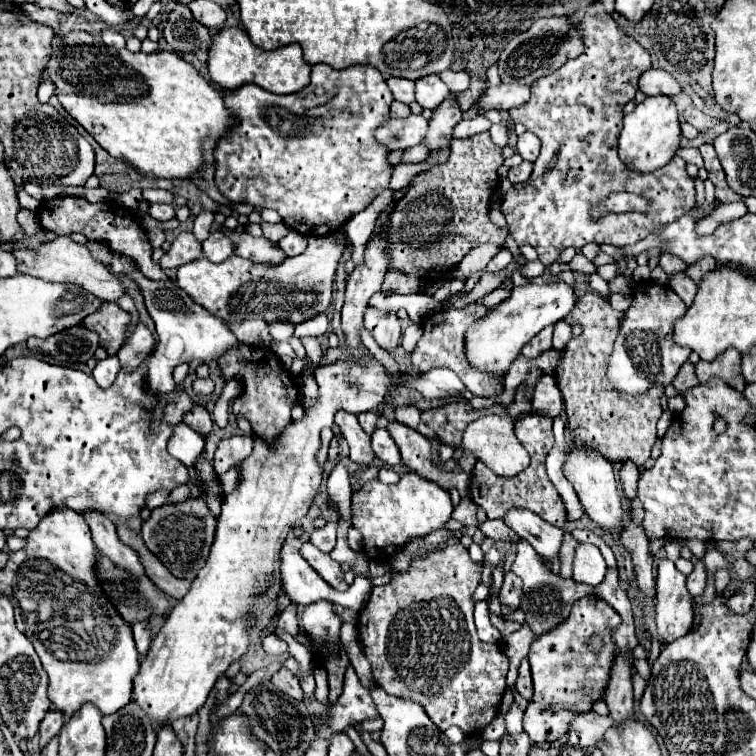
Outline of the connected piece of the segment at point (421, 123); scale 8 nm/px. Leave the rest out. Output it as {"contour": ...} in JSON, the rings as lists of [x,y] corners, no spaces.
{"contour":[[[410,115],[406,119],[390,119],[376,131],[376,139],[384,143],[390,151],[396,151],[422,143],[426,131],[428,121],[422,115]]]}

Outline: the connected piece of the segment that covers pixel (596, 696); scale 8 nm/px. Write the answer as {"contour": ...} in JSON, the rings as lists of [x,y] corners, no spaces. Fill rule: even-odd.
{"contour":[[[596,595],[582,597],[572,605],[570,615],[548,633],[534,637],[528,653],[534,679],[534,695],[524,713],[524,731],[530,735],[532,743],[544,743],[560,739],[568,733],[572,717],[592,711],[592,705],[604,699],[610,671],[616,659],[616,643],[612,633],[622,623],[622,617],[612,605]],[[592,633],[604,637],[604,649],[592,653],[588,649],[588,639]]]}

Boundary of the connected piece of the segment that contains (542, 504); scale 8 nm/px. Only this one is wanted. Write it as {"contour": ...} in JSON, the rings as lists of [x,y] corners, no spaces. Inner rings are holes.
{"contour":[[[478,461],[476,469],[472,471],[470,481],[472,481],[470,483],[470,497],[476,505],[480,505],[486,511],[488,519],[504,519],[508,509],[530,509],[536,515],[540,515],[544,521],[548,521],[556,527],[564,527],[564,523],[568,521],[564,501],[558,495],[556,487],[550,483],[544,463],[532,467],[532,461],[530,461],[530,465],[522,473],[518,473],[514,477],[500,477],[500,475],[494,475],[486,465],[482,465]]]}

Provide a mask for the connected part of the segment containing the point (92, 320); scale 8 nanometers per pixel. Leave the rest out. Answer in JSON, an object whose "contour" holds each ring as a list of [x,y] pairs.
{"contour":[[[104,301],[96,313],[90,313],[84,319],[84,327],[92,329],[100,335],[100,345],[106,347],[108,355],[118,353],[124,337],[124,329],[130,321],[130,313],[120,309],[118,303]]]}

